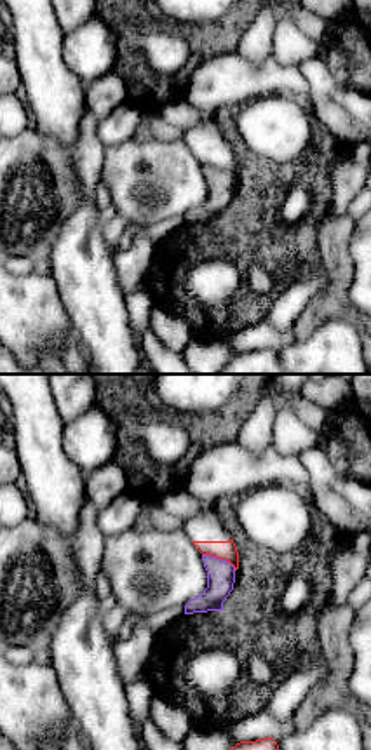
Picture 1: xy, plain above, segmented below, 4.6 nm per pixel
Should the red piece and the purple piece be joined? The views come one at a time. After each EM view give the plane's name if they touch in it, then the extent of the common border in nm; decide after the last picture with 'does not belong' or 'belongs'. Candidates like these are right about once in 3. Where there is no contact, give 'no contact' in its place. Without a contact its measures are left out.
contact in xy; length 180 nm

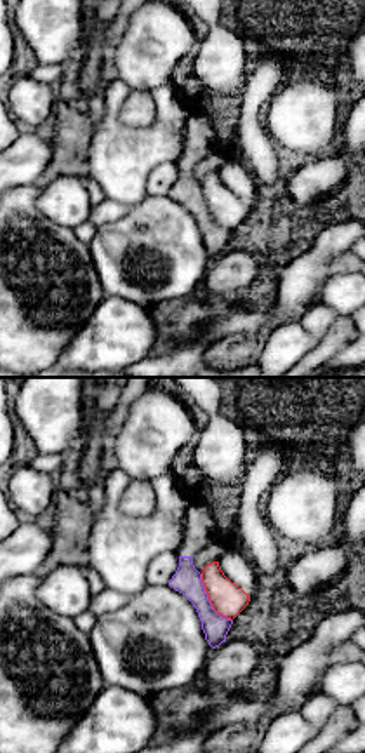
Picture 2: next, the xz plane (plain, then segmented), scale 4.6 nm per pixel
contact in xz; length 260 nm

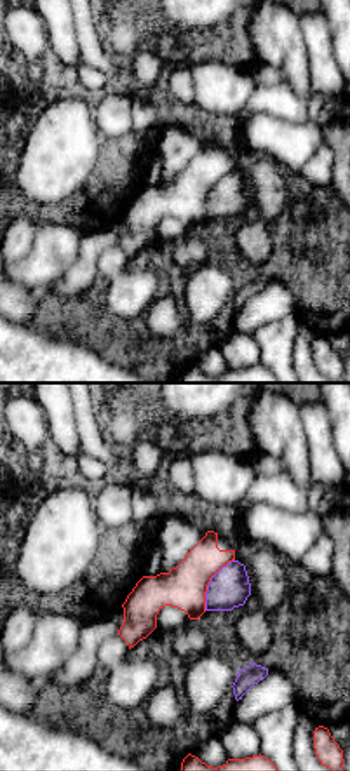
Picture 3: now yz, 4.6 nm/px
contact in yz; length 280 nm

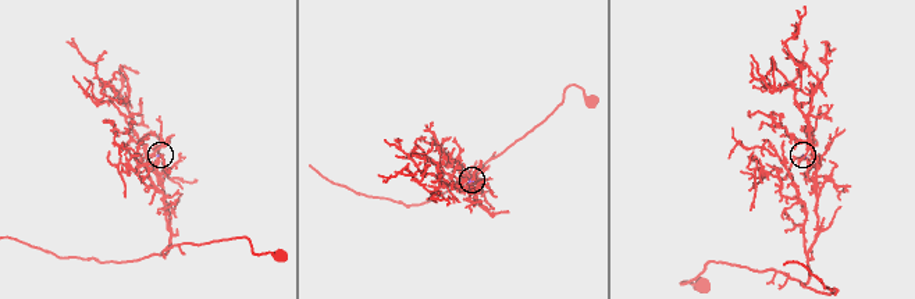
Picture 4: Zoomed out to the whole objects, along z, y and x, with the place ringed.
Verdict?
does not belong

